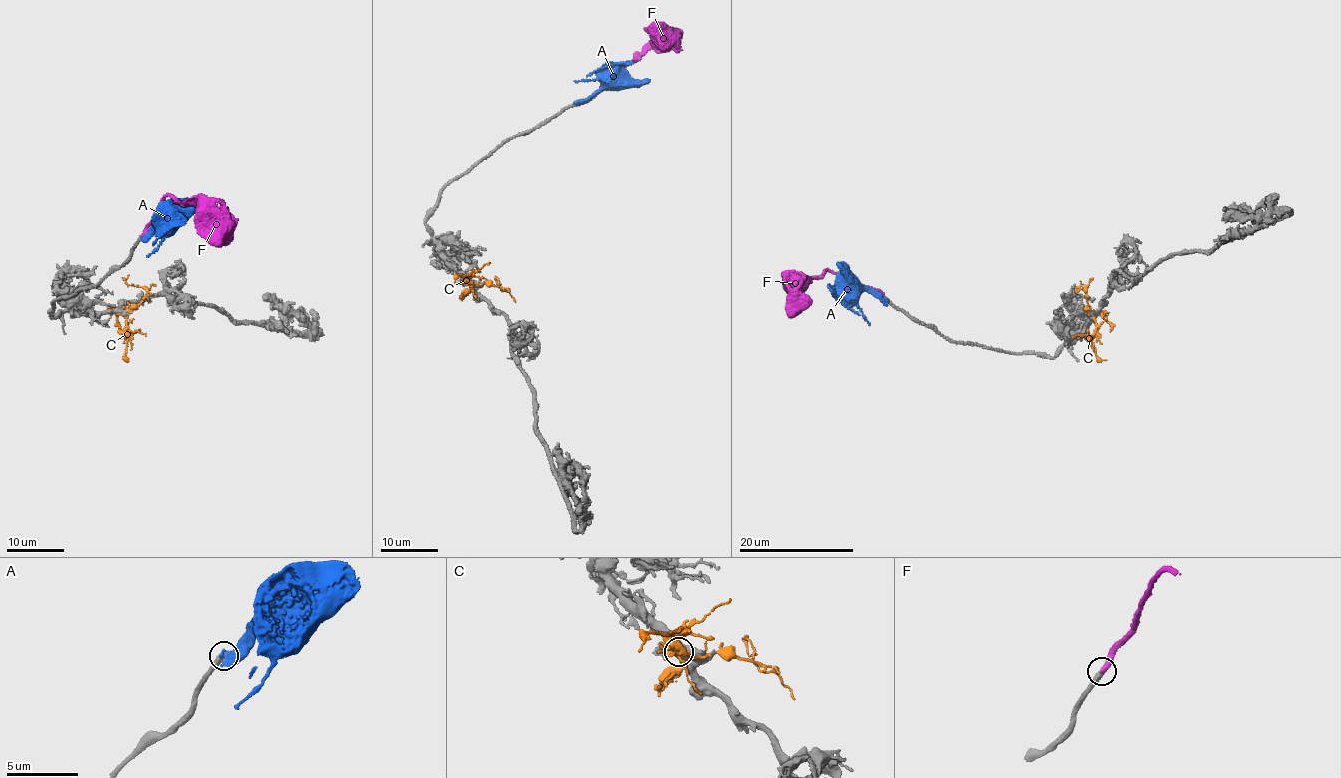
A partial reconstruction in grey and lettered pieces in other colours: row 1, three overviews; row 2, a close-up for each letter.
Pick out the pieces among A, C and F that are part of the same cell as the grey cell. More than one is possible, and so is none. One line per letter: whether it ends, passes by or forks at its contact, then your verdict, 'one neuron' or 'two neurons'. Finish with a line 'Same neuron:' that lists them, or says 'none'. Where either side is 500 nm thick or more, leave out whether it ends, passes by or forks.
A: it ends; two neurons
C: two neurons
F: it ends; one neuron
Same neuron: F

